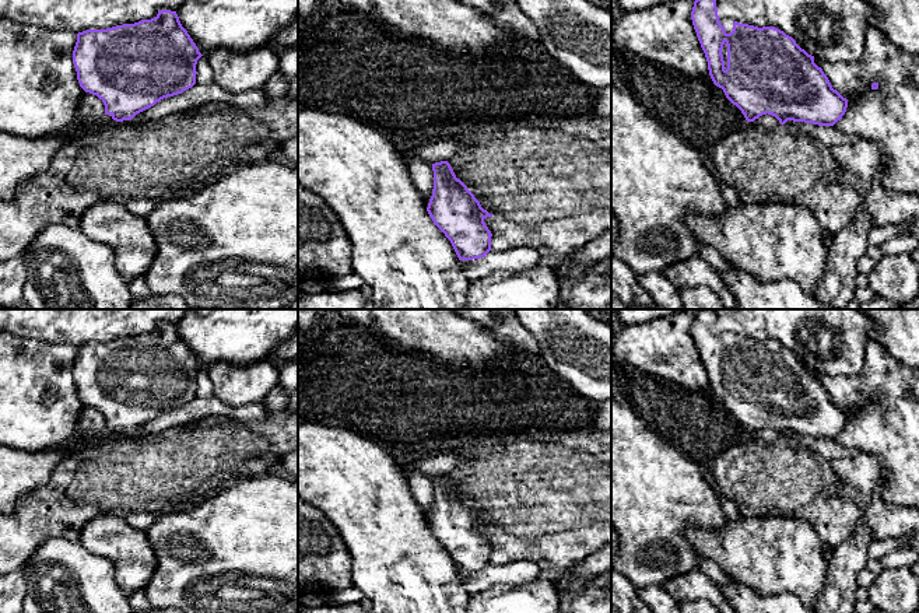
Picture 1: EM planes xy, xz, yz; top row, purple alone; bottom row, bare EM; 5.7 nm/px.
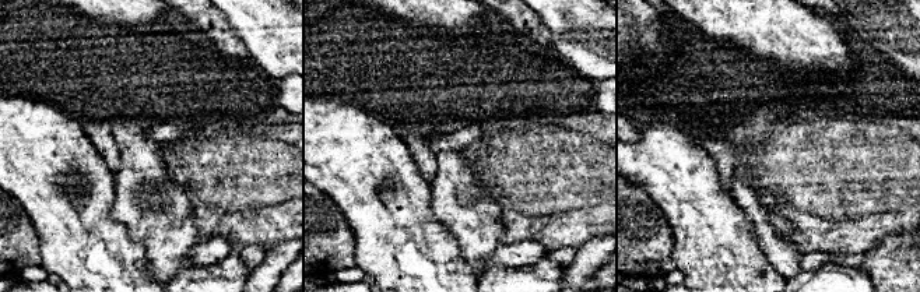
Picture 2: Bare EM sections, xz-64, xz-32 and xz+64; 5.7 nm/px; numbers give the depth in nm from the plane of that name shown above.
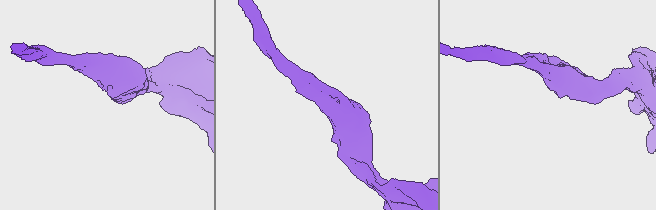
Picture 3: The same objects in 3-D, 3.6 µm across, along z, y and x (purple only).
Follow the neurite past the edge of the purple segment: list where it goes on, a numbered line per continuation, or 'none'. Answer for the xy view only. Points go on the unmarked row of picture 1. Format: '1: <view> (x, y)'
none

